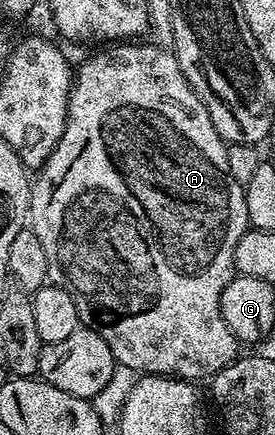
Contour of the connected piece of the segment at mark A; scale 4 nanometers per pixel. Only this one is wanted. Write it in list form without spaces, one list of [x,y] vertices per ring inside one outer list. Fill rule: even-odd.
[[[121,40],[115,44],[105,45],[97,54],[85,60],[74,74],[72,91],[68,97],[68,119],[66,128],[50,156],[39,167],[37,176],[31,183],[32,201],[30,203],[30,229],[46,251],[46,268],[48,282],[54,286],[62,286],[74,300],[74,308],[78,308],[81,327],[96,330],[106,344],[110,344],[110,352],[114,352],[117,363],[123,369],[131,370],[140,376],[175,376],[181,380],[211,379],[212,375],[226,368],[238,357],[238,343],[234,332],[226,328],[226,320],[222,320],[222,292],[226,284],[236,277],[236,261],[234,248],[238,248],[238,240],[250,228],[246,216],[246,200],[244,188],[230,174],[227,164],[228,146],[224,138],[214,128],[214,120],[210,120],[210,112],[206,112],[206,104],[198,100],[198,96],[190,88],[182,68],[178,64],[171,49],[151,46],[144,40]]]

